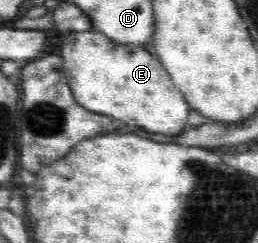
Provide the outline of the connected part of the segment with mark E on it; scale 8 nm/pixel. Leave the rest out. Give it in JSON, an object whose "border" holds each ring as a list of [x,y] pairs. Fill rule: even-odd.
{"border":[[[72,31],[65,34],[62,41],[60,56],[63,58],[64,72],[67,83],[76,102],[92,112],[104,112],[112,118],[126,122],[128,126],[138,126],[158,134],[176,136],[186,127],[188,112],[191,108],[186,104],[185,96],[168,78],[162,63],[151,49],[142,46],[130,46],[118,43],[98,31]]]}

